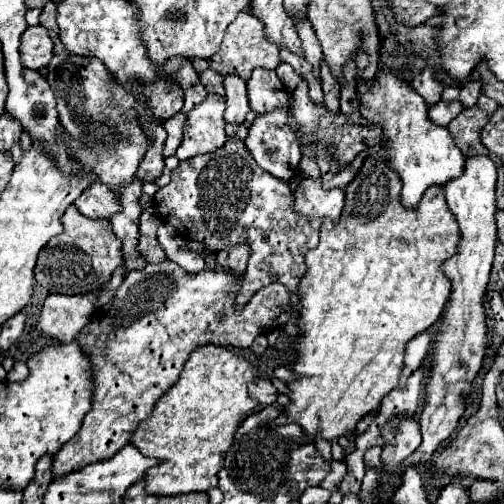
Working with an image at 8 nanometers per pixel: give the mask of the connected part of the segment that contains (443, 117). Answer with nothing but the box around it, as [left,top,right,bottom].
[428,102,462,126]

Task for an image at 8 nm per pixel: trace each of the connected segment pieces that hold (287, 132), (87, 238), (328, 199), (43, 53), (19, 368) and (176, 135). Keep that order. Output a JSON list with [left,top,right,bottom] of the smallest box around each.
[[246,110,302,182],[34,206,124,294],[294,180,344,222],[20,26,52,70],[8,362,28,382],[164,112,186,158]]

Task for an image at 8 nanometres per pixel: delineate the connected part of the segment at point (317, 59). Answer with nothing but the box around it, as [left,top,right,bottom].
[296,22,322,80]

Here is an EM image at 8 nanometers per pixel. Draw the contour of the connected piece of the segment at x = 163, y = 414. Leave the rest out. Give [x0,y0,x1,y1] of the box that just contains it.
[130,344,256,496]

